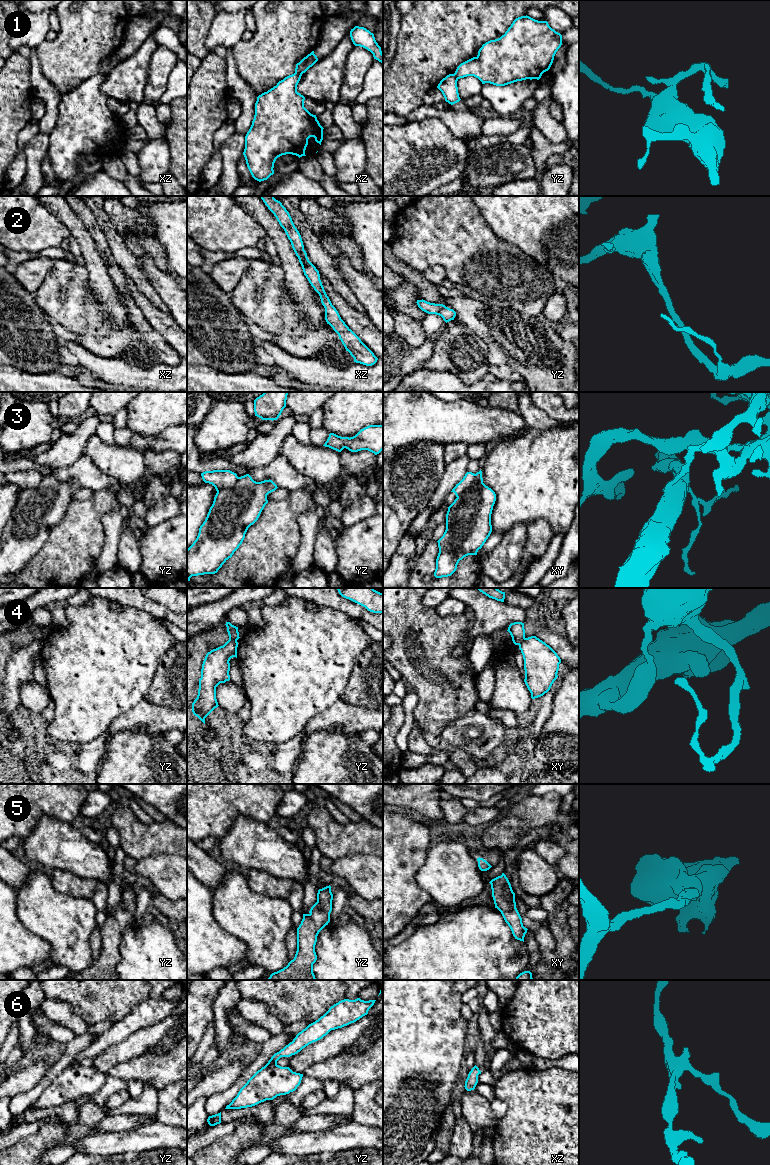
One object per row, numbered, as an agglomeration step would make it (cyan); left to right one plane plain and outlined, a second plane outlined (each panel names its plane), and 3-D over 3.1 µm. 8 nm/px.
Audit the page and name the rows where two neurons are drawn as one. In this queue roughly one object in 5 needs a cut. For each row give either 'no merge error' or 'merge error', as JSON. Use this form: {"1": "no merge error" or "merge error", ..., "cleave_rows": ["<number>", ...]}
{"1": "merge error", "2": "no merge error", "3": "merge error", "4": "merge error", "5": "no merge error", "6": "no merge error", "cleave_rows": ["1", "3", "4"]}

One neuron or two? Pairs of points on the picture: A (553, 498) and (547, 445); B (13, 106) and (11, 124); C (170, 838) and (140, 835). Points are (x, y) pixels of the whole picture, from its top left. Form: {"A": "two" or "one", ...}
{"A": "one", "B": "one", "C": "one"}

